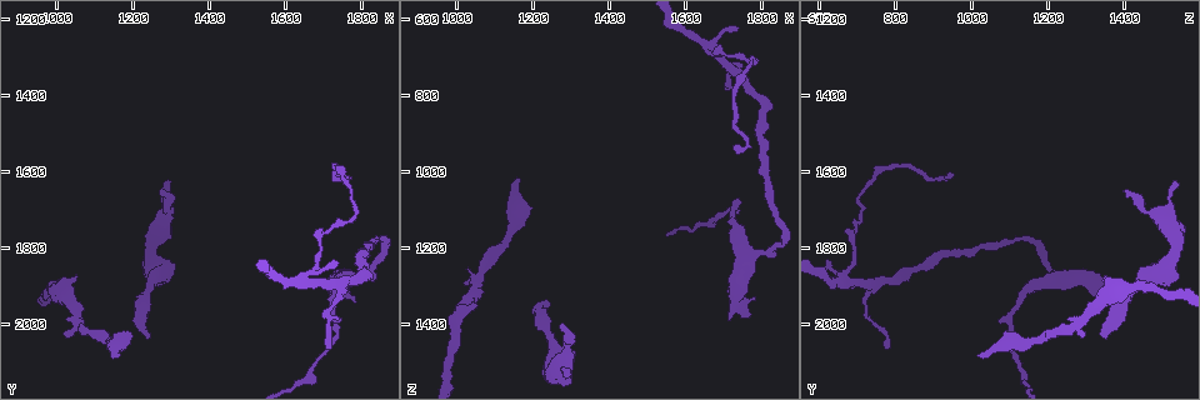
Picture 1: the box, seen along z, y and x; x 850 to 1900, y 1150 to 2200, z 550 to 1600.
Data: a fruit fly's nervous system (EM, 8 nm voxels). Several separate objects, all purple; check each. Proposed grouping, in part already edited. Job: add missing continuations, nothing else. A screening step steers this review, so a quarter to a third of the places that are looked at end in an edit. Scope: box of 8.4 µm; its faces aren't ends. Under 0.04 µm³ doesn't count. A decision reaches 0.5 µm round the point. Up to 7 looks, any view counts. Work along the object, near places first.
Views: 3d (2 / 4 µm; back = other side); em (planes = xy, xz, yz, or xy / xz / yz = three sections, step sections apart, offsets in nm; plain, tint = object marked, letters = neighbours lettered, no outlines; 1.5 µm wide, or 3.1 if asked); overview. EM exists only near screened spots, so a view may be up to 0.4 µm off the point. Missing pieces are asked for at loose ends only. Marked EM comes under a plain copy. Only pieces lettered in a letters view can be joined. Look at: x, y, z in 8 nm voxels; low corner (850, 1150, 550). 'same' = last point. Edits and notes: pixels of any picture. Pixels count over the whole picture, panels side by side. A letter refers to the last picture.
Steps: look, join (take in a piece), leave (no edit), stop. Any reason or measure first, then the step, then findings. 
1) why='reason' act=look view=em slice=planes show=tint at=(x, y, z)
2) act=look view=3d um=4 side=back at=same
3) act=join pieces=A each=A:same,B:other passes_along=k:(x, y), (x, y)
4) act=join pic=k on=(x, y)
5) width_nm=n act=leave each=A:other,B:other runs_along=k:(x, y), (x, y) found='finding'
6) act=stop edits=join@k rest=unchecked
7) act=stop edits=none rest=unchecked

act=look view=em slice=xy step=8 show=letters at=(1725, 2060, 770)

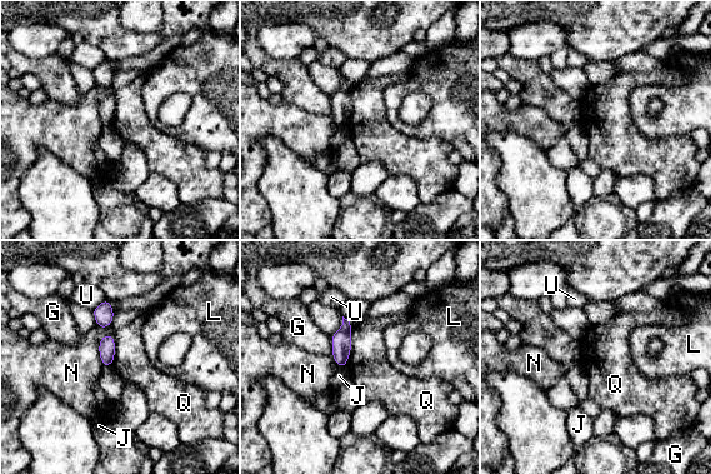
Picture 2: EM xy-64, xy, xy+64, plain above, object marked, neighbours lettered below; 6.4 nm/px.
act=leave each=G:other,J:other,L:other,N:other,Q:other,U:other border=2:(354, 325), (350, 355), (345, 367) found='no lettered piece goes on from it'

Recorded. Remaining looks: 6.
why='an open end' act=look view=em slice=xz step=4 show=letters at=(1160, 2080, 1025)

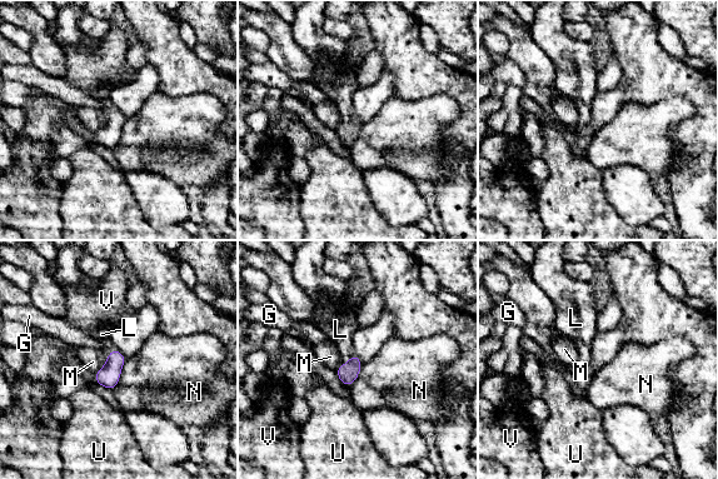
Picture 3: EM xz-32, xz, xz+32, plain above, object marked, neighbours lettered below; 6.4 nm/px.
act=look view=em slice=planes show=letters at=same

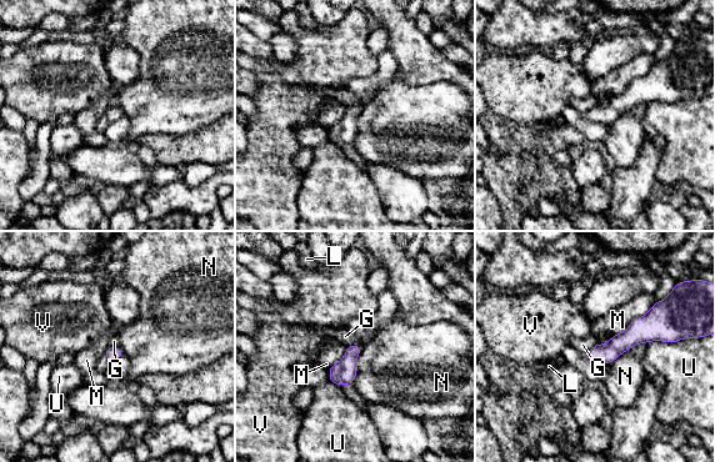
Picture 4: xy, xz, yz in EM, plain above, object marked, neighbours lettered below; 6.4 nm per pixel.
longest_contact=M:360nm act=join pieces=L each=G:other,L:same,M:other,N:other,U:other,V:other found='it goes on there'

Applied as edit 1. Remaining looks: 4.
why='free end' act=look view=em slice=planes show=letters at=(1240, 2040, 1345)

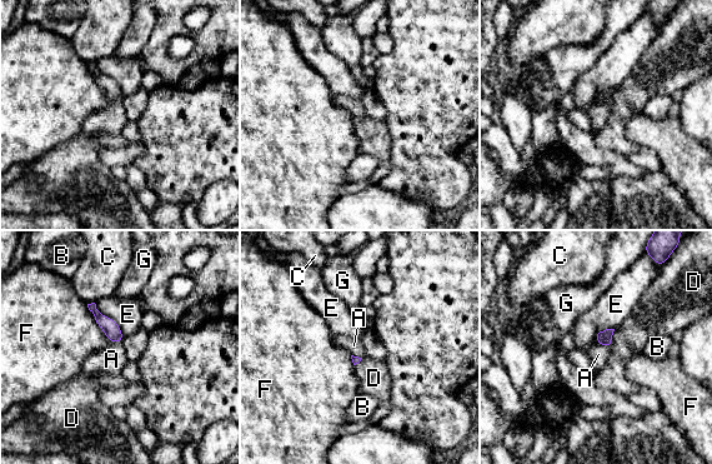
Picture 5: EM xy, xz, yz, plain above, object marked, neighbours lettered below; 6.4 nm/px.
act=join pieces=A each=A:same,B:other,C:other,D:other,E:other,F:other,G:other passes_along=5:(114, 334), (115, 342), (111, 359) found='the cell continues'

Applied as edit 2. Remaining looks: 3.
act=stop edits=join@4,join@5 rest=unchecked

